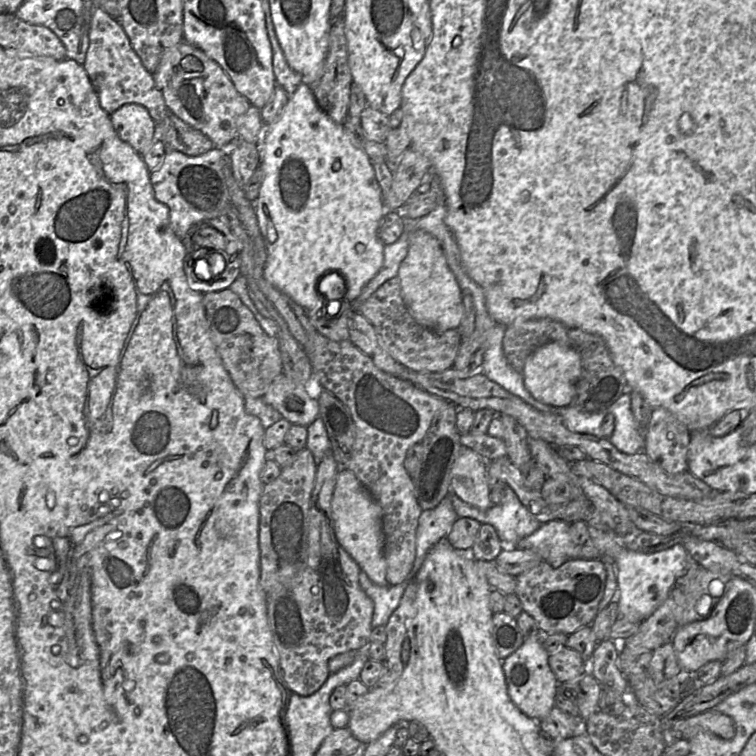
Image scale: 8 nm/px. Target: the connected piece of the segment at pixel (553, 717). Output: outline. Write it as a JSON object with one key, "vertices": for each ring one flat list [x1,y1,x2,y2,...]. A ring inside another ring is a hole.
{"vertices":[[554,706,549,714,538,721,540,731,553,739,565,739,585,733,584,722,579,716,572,716]]}

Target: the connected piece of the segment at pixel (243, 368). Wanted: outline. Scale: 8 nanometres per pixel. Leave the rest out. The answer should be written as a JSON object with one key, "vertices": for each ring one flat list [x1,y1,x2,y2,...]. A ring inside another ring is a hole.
{"vertices":[[229,288,204,293,202,303,216,351,232,382,244,398,262,397,271,383,283,374,283,364,277,336,269,337,249,308]]}

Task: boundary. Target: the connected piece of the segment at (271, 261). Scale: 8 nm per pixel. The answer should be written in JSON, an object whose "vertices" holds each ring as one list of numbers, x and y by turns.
{"vertices":[[303,82,290,96,277,120,263,129,262,138,260,138,258,144,264,180,255,202,255,209,267,251,264,278,306,311,321,311,312,308,311,305,311,298,318,298,318,296,337,296,337,300,333,301,346,300,353,303,360,296,367,283,380,271,384,263,384,244,379,238,379,227,384,217,383,198,371,160,356,145,354,139,345,130,344,125,335,123,320,109,312,87]]}

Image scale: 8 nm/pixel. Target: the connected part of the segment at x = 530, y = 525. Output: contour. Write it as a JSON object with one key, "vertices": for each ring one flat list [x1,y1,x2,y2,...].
{"vertices":[[505,485,505,495,499,504,492,504,486,510,480,510,470,504,464,502,458,498,455,494,450,492,452,506,458,516,458,518,469,517,477,520,481,524,490,524,496,530,501,542,505,544,504,549,514,549,517,543,534,533,542,524,536,520,532,513,526,508,526,506,520,501,514,490]]}

